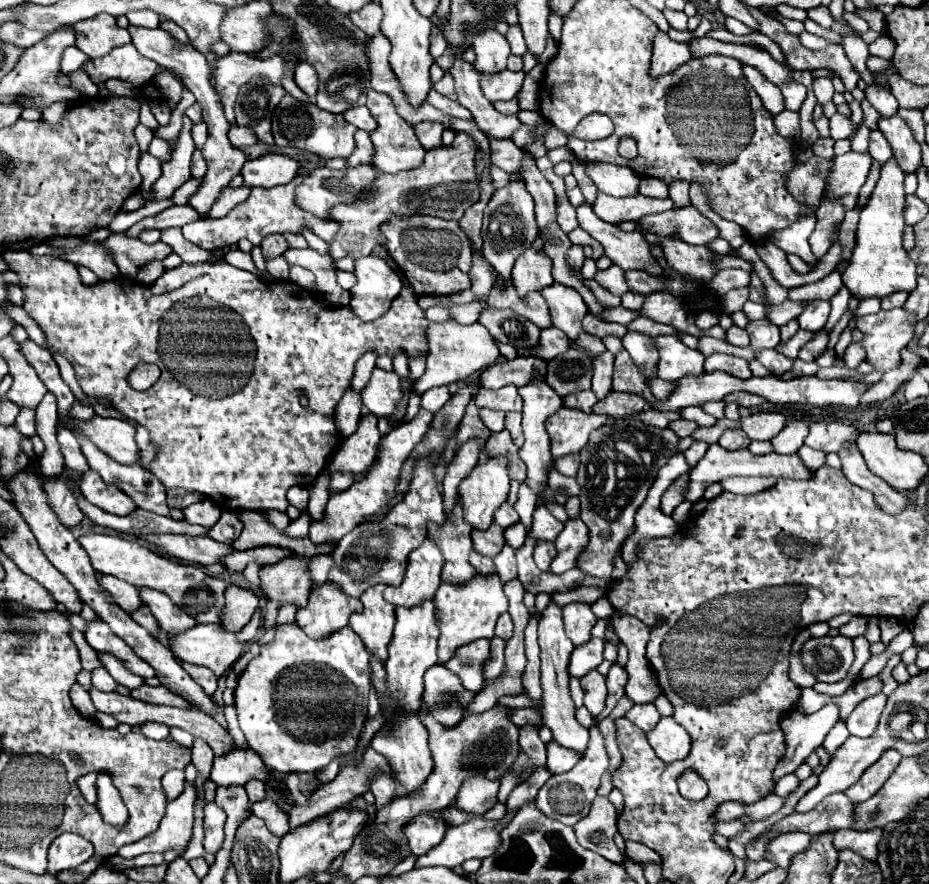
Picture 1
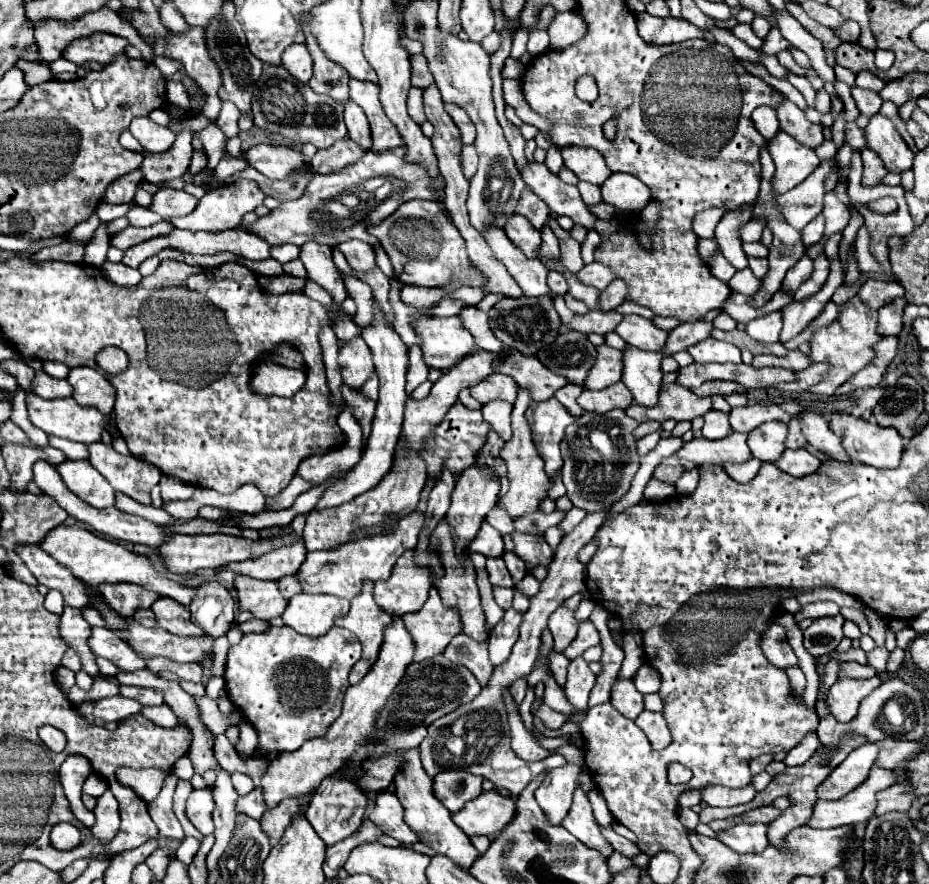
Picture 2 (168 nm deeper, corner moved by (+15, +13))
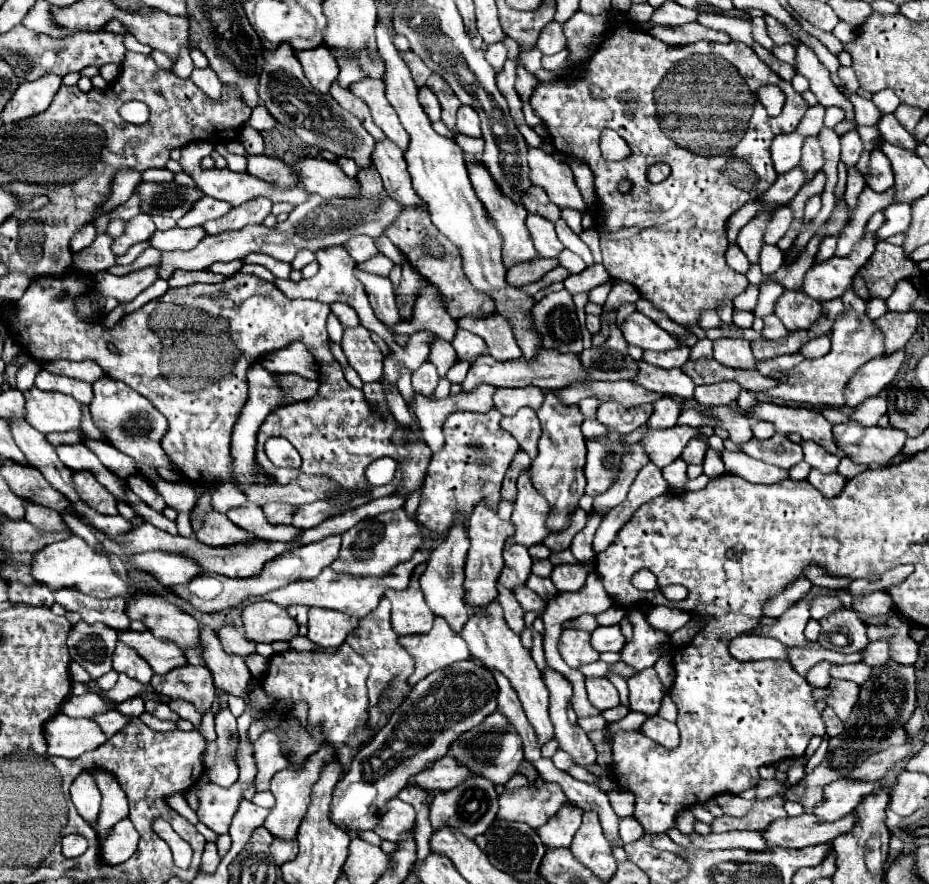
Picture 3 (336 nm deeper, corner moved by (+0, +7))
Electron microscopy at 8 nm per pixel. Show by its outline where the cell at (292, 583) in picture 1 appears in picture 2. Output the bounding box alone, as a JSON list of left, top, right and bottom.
[234,575,288,621]

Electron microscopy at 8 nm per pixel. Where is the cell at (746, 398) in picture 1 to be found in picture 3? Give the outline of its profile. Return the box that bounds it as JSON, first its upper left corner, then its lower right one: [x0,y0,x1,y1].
[695,381,743,407]

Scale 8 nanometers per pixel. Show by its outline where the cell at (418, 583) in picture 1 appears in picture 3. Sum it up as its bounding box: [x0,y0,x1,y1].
[385,565,435,635]

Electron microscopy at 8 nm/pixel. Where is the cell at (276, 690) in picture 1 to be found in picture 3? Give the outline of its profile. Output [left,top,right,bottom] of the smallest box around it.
[263,645,373,749]

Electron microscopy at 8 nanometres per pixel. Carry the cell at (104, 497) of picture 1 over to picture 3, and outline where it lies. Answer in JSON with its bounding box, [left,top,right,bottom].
[73,471,117,515]

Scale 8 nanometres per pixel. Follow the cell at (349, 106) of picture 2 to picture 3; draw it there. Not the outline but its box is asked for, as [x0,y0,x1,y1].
[373,139,425,207]

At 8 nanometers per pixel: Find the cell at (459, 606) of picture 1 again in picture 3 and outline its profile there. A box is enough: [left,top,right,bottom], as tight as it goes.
[399,617,471,687]

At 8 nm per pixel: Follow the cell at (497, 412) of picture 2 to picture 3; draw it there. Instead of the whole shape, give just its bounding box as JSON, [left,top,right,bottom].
[501,407,541,459]

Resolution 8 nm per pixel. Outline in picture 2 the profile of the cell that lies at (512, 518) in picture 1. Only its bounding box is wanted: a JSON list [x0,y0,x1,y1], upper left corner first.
[486,505,514,535]

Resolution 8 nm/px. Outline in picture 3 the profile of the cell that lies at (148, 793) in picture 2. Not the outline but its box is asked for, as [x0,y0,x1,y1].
[169,795,197,825]

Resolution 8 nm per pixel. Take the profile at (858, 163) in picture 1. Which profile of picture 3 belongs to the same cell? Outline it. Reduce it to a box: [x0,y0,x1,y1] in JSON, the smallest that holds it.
[765,205,793,245]

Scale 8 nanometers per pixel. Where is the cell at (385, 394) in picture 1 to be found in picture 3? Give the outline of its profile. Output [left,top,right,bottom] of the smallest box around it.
[341,327,383,381]

